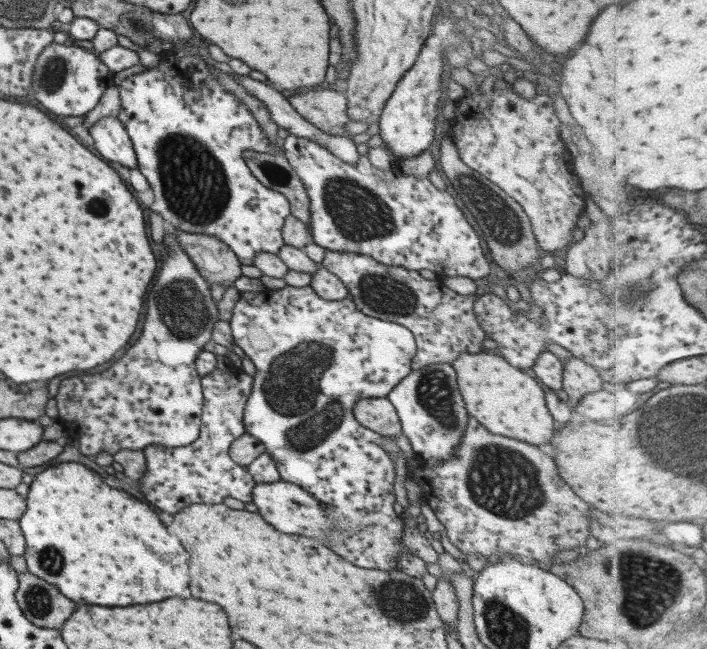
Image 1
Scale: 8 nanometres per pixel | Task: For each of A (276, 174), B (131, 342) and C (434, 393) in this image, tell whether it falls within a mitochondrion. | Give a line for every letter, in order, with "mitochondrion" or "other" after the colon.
A: mitochondrion
B: other
C: mitochondrion

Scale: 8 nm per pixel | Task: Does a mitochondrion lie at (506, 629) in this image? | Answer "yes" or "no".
yes

